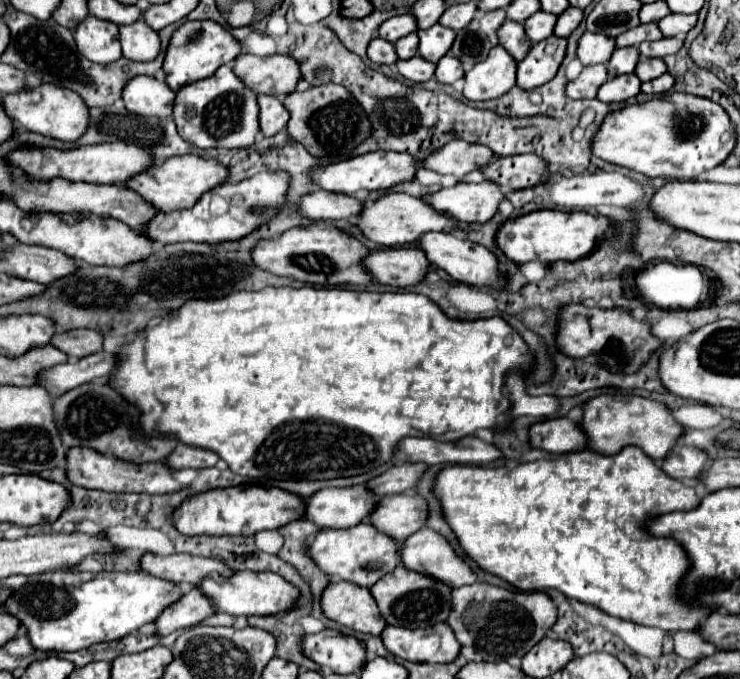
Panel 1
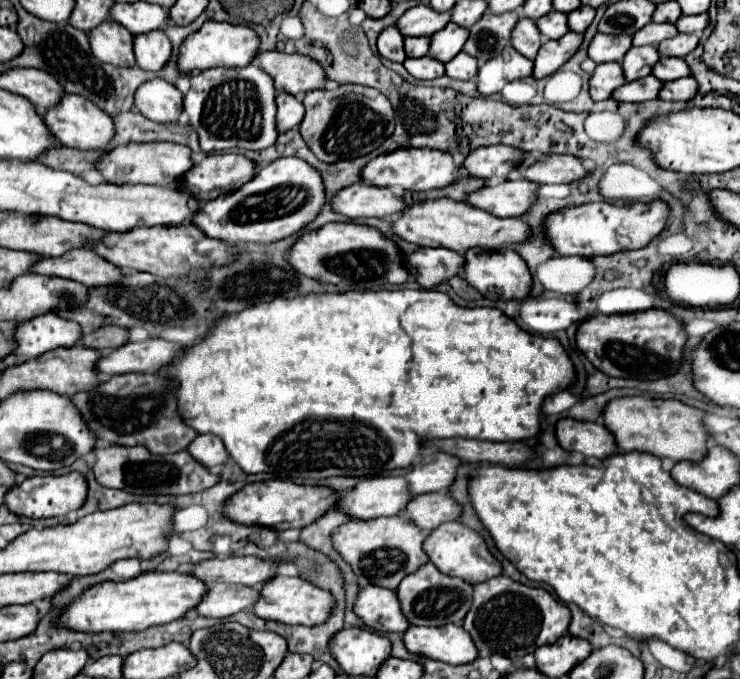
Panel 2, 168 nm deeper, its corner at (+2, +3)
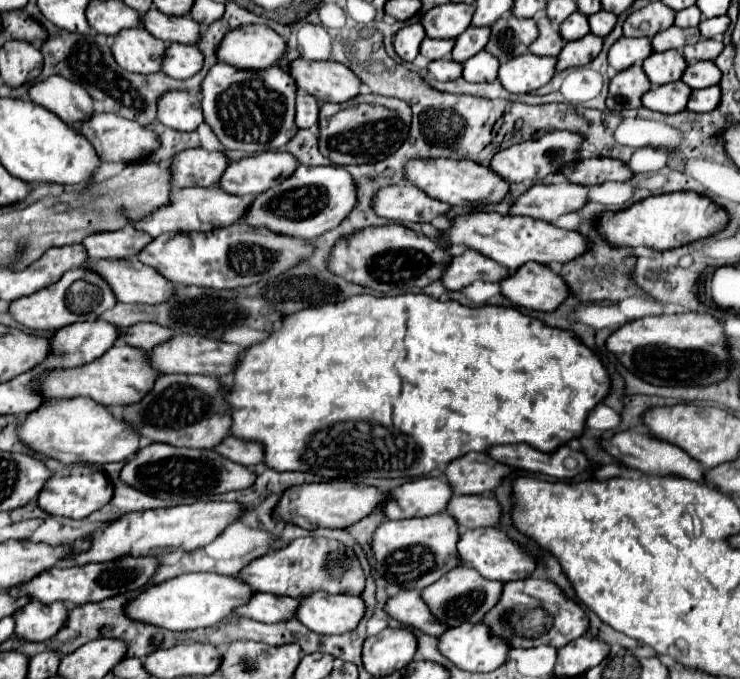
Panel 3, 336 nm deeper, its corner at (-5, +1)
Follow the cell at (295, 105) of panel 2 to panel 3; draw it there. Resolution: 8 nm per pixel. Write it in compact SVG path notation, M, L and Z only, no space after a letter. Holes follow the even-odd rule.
M297 92L297 104L295 104L295 124L297 128L311 128L317 124L319 114L319 102L311 98L311 94Z

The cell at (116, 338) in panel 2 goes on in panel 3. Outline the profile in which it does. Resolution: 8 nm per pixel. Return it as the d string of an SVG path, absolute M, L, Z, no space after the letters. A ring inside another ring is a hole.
M135 324L135 326L129 326L127 330L121 330L117 342L127 342L129 346L149 352L153 346L169 340L171 336L173 332L159 324Z

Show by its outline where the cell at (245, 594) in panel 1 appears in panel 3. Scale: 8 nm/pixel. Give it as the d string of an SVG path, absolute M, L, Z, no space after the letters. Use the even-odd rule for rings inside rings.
M311 594L299 598L295 618L317 634L343 634L357 626L365 612L365 604L359 596L349 594Z

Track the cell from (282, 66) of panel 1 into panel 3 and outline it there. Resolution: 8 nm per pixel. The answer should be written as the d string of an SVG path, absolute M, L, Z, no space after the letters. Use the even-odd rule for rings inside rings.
M297 58L289 62L289 74L293 76L299 90L305 90L319 102L347 102L359 94L359 78L339 62L309 62L305 58Z

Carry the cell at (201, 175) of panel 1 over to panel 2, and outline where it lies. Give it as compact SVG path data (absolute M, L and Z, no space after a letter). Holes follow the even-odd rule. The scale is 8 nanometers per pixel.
M212 154L184 176L192 196L198 200L214 200L222 194L234 192L252 180L256 174L254 160L244 154Z

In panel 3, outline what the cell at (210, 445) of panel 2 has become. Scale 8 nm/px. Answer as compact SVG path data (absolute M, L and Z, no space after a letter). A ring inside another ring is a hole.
M227 436L223 438L223 442L219 446L215 446L215 450L225 456L231 462L243 464L243 466L255 466L263 460L263 448L255 442L243 442L239 438Z

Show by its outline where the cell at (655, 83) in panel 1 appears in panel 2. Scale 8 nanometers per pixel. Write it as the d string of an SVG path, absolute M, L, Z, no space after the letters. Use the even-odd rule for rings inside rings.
M680 78L674 82L666 82L660 98L662 100L674 100L674 102L688 102L698 94L698 82L694 78Z

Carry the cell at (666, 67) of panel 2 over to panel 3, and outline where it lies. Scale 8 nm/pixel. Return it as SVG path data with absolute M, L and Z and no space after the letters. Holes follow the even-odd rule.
M695 62L695 64L687 66L687 70L683 72L681 80L687 86L691 86L693 90L699 90L699 88L707 88L707 86L719 84L721 72L719 72L719 68L713 62Z

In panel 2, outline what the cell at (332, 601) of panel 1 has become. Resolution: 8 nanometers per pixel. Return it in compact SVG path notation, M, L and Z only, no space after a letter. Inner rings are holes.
M366 586L362 588L354 612L376 632L406 632L410 622L402 614L400 598L394 590L382 586Z

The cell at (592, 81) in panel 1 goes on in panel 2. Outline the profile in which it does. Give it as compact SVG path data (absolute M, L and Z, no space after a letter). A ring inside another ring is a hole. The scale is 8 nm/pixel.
M620 62L598 64L590 78L590 96L592 100L608 100L622 84L626 84L626 78Z

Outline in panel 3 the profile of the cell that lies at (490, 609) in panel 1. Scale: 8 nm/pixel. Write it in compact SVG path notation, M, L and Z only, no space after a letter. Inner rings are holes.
M525 578L507 582L503 586L503 594L497 606L485 614L483 624L487 624L491 634L507 642L509 648L537 648L537 646L563 648L565 644L585 634L589 618L577 602L561 594L557 584L545 578L541 580Z

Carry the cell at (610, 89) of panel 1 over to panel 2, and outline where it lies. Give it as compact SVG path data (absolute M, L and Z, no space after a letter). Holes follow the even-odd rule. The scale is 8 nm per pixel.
M646 76L644 80L634 80L618 88L612 98L620 102L646 102L656 100L662 90L662 82L656 76Z

